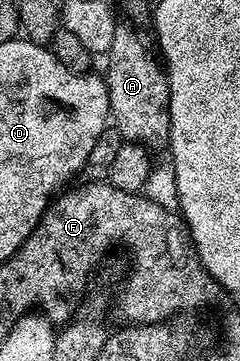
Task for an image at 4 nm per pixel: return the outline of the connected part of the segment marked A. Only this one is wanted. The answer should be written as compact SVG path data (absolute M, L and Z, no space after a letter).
M127 22L120 23L113 34L113 46L105 54L105 79L111 103L110 119L124 141L142 144L148 150L166 149L171 143L171 84L167 80L164 65L157 59L156 49L147 45L142 34L144 33L138 27Z

